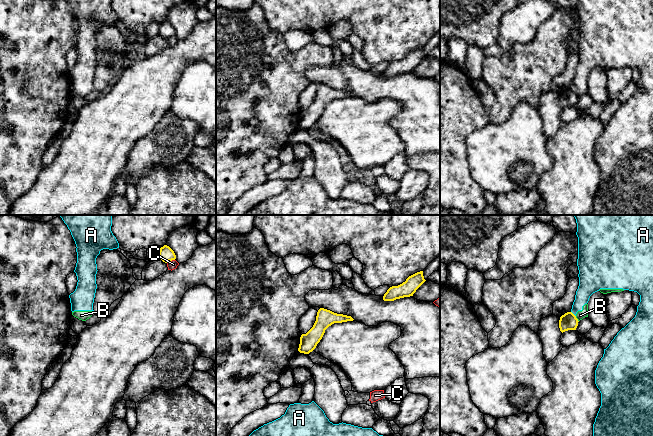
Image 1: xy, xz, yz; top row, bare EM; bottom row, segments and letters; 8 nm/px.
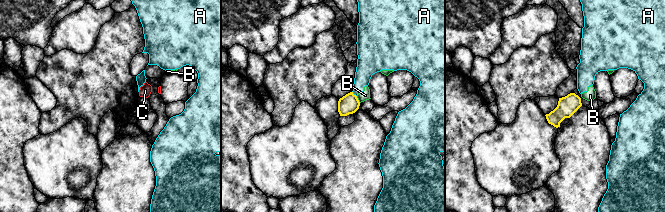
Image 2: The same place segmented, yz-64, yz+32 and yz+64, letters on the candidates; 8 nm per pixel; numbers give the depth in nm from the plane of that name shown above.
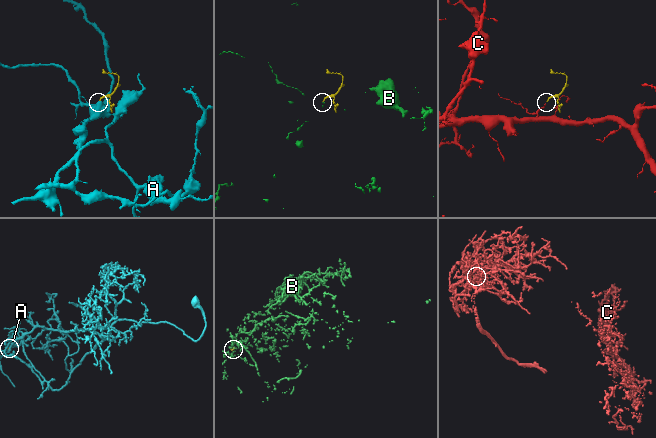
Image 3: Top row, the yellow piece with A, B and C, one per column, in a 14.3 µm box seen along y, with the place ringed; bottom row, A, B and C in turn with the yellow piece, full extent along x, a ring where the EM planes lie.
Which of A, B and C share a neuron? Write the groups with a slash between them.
A B / C

